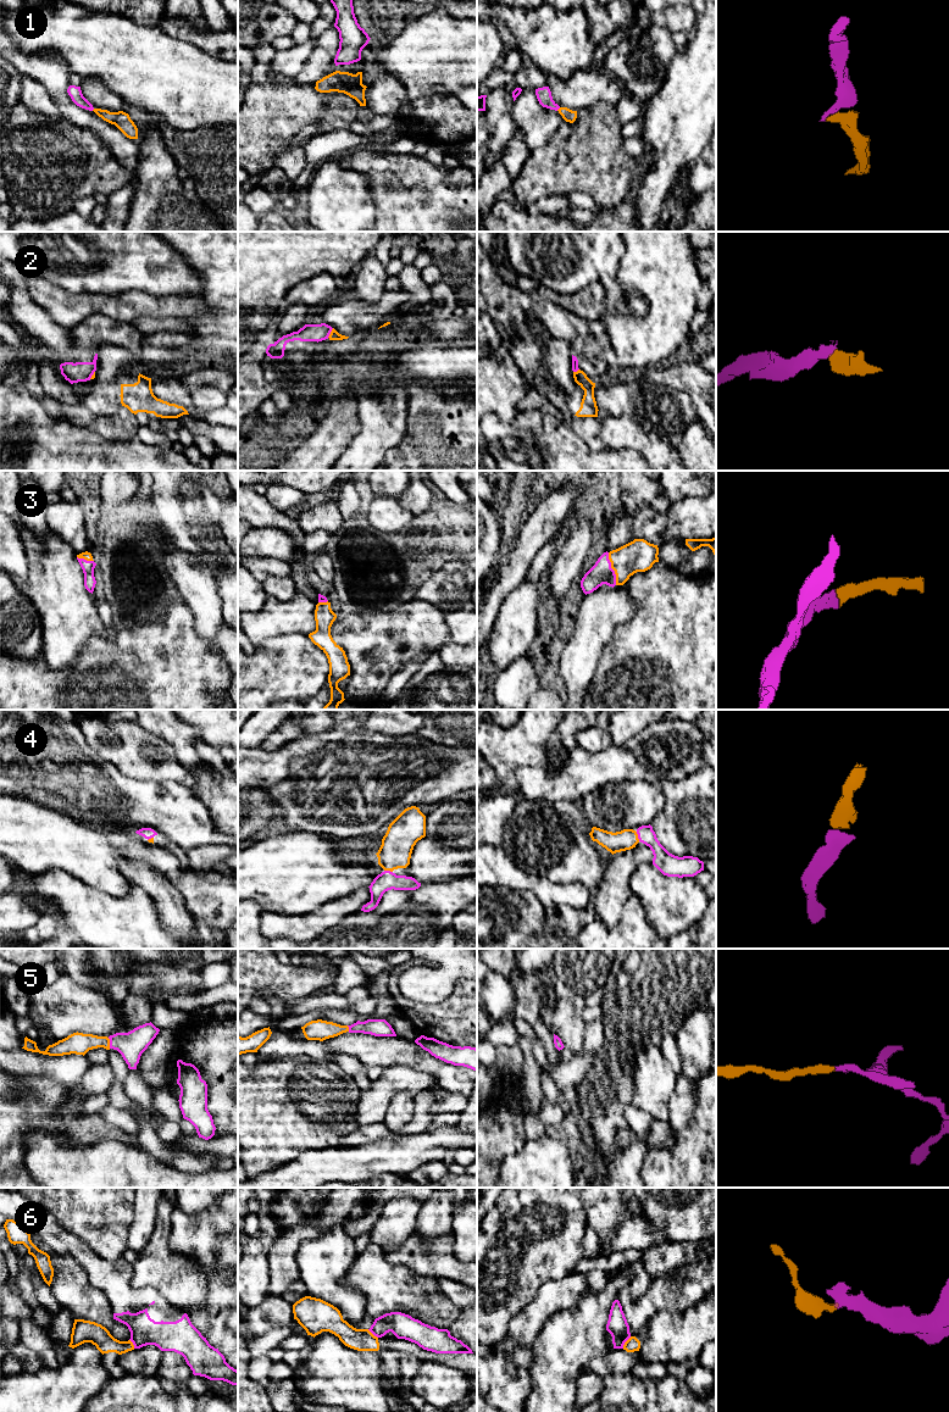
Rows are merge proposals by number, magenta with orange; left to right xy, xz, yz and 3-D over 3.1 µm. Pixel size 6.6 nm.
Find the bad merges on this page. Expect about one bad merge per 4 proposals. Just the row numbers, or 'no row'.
2, 6

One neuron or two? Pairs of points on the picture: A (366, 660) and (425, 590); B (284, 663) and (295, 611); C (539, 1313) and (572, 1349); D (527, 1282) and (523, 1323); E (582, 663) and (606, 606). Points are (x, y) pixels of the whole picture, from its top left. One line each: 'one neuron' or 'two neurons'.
A: two neurons
B: two neurons
C: two neurons
D: two neurons
E: one neuron

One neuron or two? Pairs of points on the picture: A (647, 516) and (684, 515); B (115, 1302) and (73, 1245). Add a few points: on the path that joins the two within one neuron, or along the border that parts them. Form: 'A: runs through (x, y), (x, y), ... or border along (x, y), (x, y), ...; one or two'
A: runs through (656, 517), (675, 517); one
B: runs through (115, 1288), (88, 1260); one

